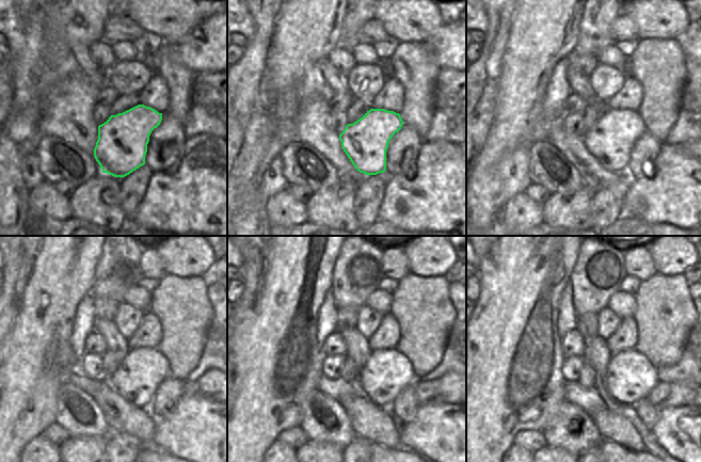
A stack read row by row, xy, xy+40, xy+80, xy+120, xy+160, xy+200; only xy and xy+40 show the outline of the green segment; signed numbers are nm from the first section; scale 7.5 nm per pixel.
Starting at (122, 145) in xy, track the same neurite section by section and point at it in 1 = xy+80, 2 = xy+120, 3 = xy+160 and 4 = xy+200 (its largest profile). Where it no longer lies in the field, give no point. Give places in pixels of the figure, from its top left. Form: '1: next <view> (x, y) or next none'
1: next xy+80 (610, 140)
2: next xy+120 (142, 370)
3: next xy+160 (387, 371)
4: next xy+200 (631, 377)

